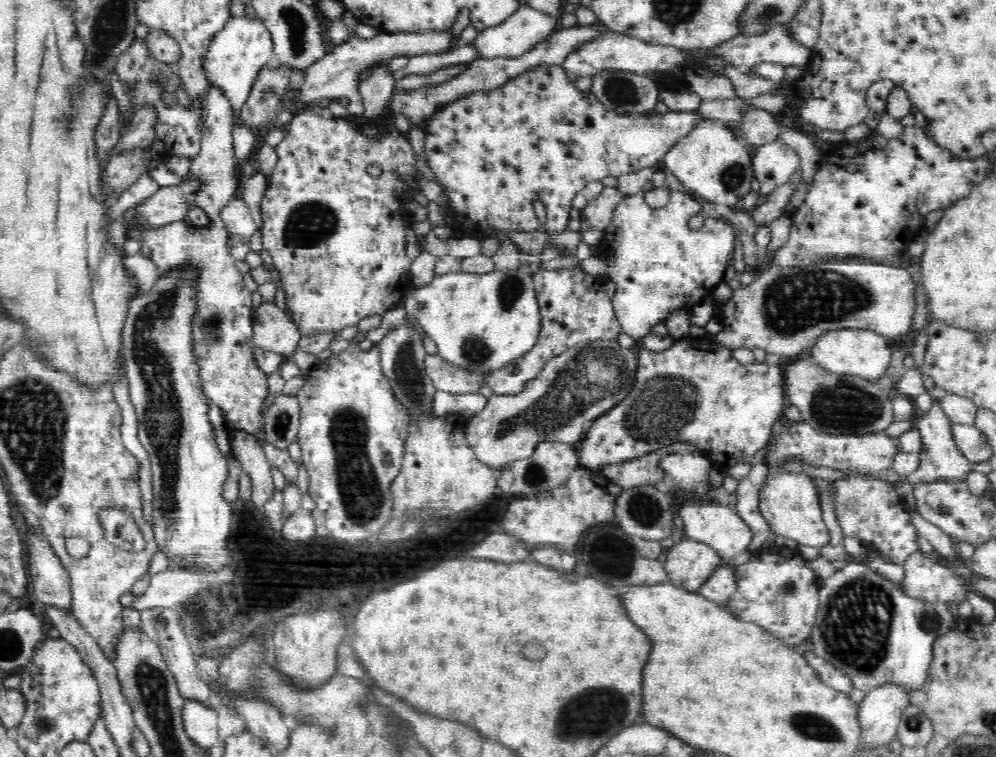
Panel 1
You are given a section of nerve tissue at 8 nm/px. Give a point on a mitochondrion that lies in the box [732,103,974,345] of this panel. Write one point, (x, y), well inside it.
(792, 303)

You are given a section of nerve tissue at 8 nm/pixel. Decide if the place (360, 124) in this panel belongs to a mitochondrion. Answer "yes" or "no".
no

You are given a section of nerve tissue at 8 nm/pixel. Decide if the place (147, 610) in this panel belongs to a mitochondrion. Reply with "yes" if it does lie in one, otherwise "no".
no

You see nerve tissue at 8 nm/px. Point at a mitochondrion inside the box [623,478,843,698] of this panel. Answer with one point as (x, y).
(646, 509)

